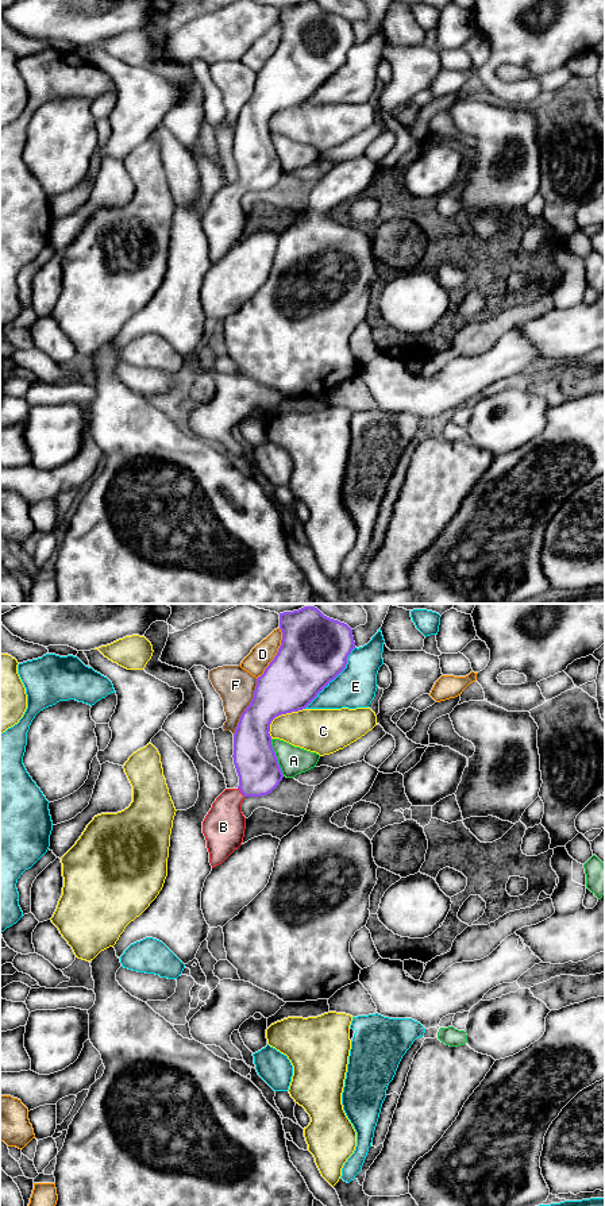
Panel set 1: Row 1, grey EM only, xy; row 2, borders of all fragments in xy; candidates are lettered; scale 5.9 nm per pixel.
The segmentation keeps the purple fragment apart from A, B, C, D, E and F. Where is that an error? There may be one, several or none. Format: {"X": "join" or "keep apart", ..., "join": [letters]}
{"A": "keep apart", "B": "join", "C": "keep apart", "D": "keep apart", "E": "keep apart", "F": "keep apart", "join": ["B"]}

